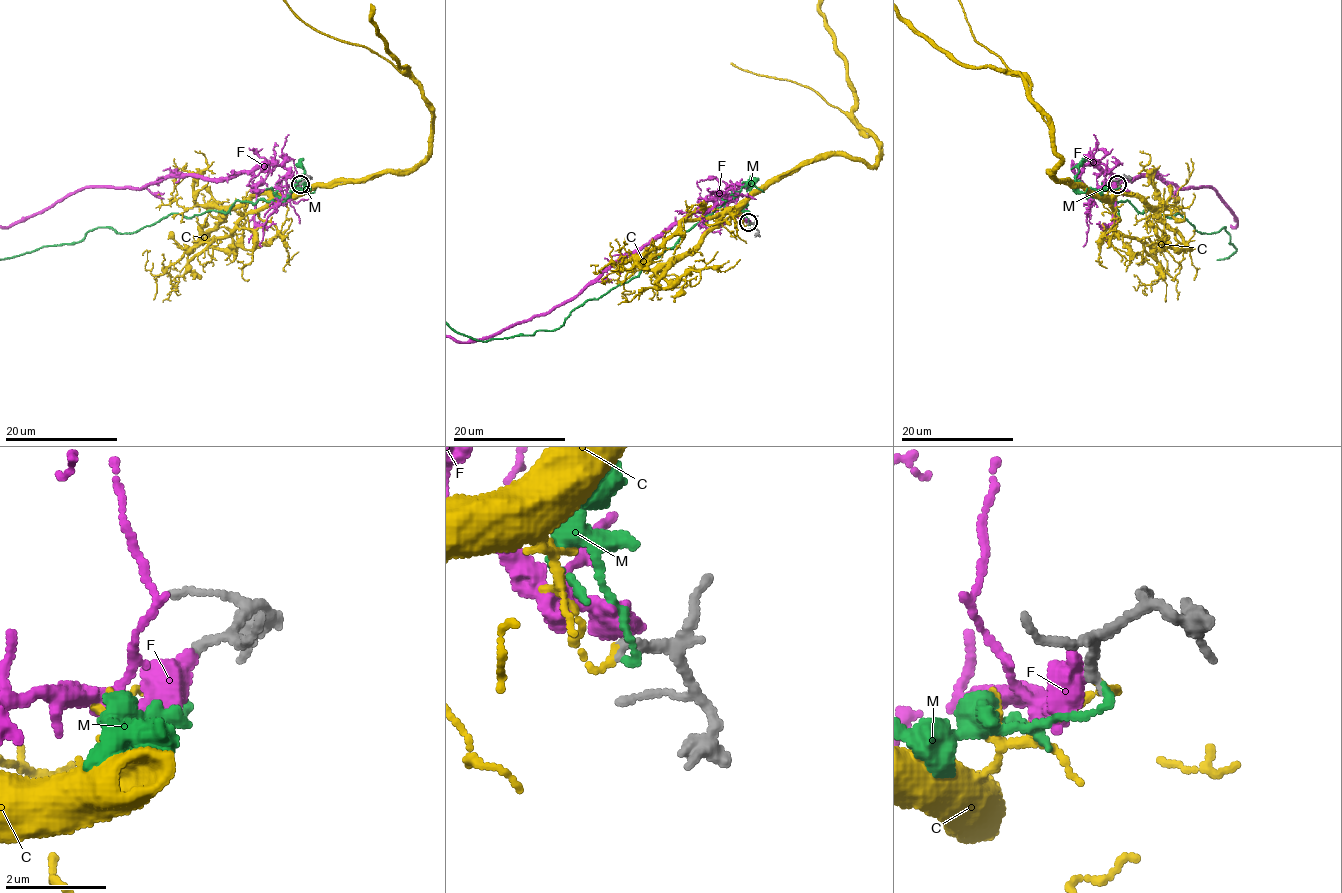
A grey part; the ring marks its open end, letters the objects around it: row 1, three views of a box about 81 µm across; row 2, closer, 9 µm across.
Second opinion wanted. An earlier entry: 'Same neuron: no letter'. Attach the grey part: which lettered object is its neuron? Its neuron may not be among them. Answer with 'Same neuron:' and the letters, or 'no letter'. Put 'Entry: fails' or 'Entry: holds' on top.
Entry: fails
Same neuron: F

